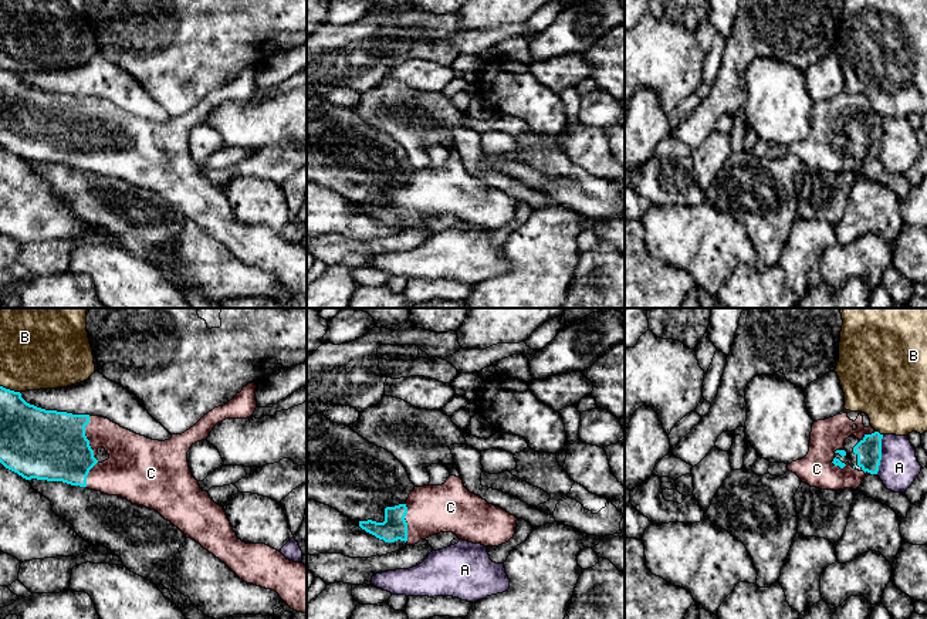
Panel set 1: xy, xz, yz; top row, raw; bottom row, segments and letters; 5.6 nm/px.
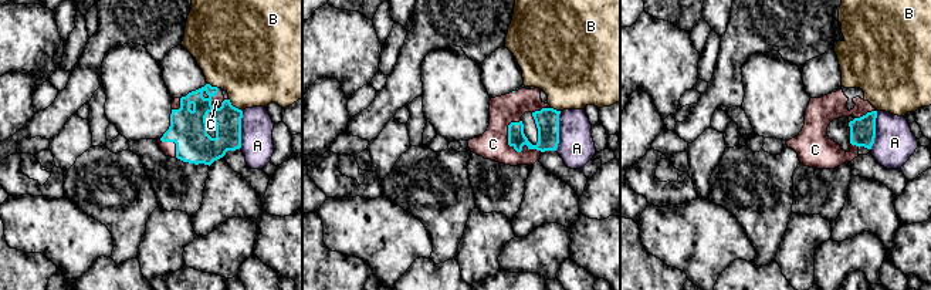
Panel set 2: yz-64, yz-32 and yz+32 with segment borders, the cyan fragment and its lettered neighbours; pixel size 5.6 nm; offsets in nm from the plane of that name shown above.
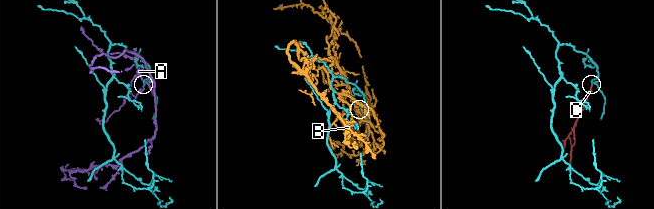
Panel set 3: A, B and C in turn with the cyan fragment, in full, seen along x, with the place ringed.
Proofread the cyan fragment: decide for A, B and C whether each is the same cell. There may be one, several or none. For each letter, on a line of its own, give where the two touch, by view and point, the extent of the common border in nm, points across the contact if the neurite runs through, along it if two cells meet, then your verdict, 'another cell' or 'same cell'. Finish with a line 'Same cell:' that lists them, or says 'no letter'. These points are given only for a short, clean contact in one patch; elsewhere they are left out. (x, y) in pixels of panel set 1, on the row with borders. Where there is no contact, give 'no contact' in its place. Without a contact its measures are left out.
A: meets cyan in yz at (880, 455); contact 220 nm long; another cell
B: meets cyan in yz at (878, 432); contact 50 nm long; another cell
C: meets cyan in xy at (85, 437); contact 260 nm long; same cell
Same cell: C

